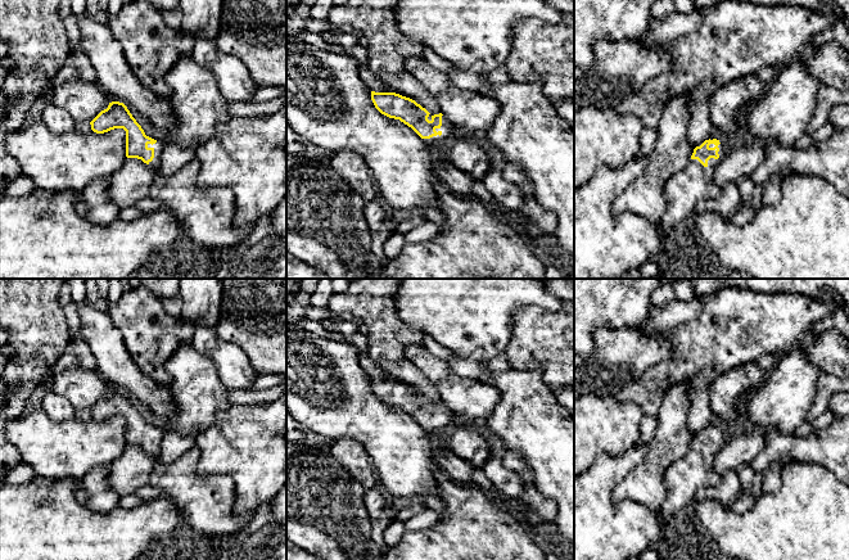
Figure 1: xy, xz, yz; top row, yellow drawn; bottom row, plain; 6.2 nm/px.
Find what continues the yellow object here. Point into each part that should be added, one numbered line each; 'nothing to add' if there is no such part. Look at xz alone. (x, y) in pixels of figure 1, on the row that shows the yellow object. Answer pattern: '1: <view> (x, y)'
1: xz (446, 127)

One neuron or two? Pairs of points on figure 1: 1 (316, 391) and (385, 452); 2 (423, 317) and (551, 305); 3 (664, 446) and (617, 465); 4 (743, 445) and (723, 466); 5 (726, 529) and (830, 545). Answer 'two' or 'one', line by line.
1: one
2: one
3: two
4: one
5: one

